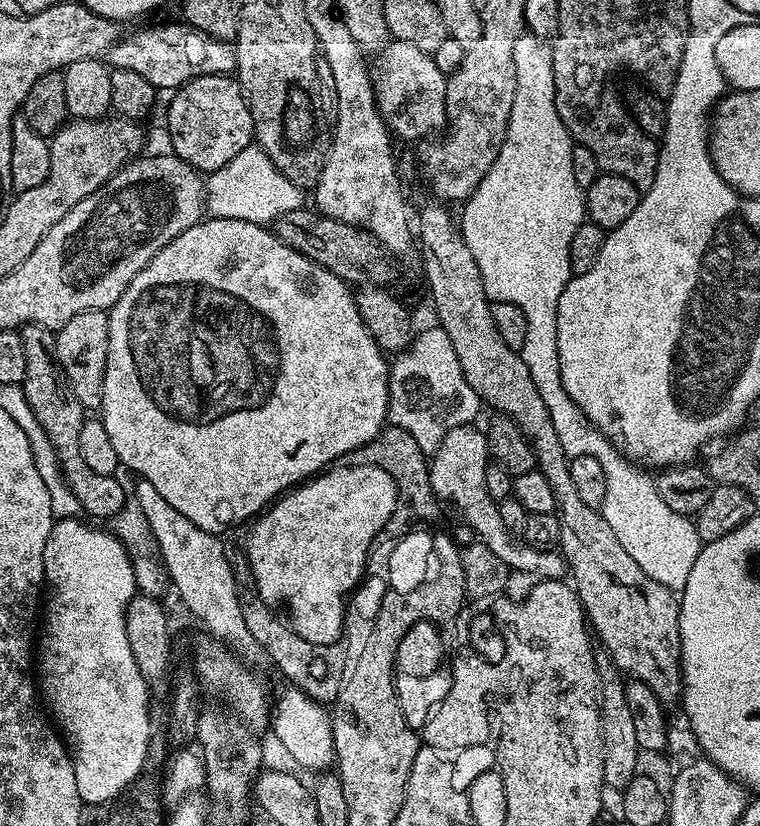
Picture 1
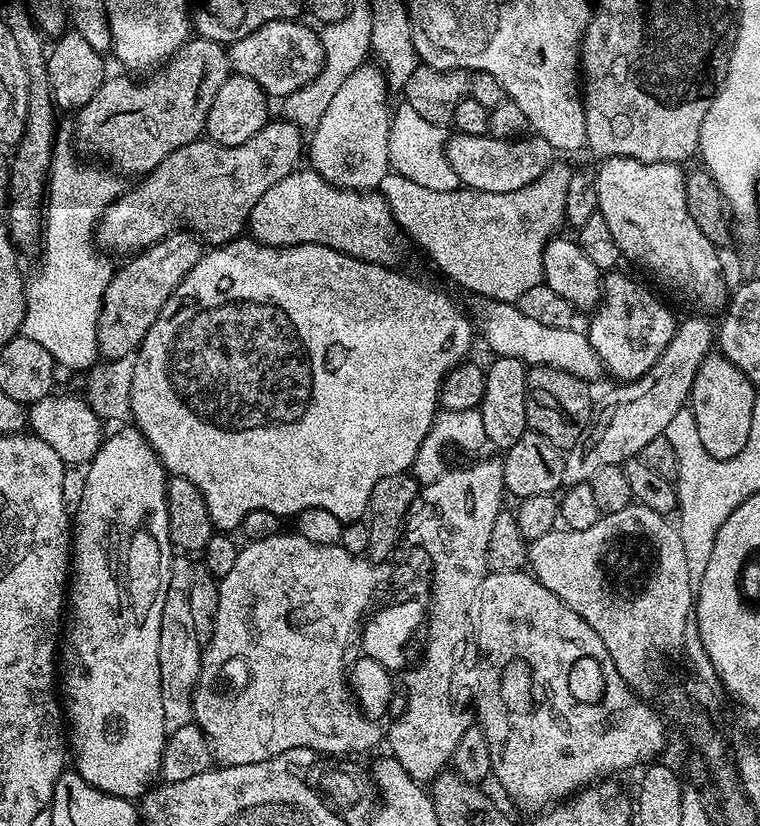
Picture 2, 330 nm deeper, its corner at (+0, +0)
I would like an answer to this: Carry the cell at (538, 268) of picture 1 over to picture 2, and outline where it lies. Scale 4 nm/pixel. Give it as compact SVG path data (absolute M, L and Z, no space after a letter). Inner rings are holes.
M553 162L530 186L526 186L522 190L514 190L506 194L494 194L493 192L479 192L473 188L459 186L452 190L430 190L429 187L418 186L409 178L404 178L402 174L390 170L382 178L378 189L379 195L383 196L387 202L388 208L392 211L392 216L395 217L396 223L401 233L406 234L421 248L424 252L429 252L432 255L432 260L450 276L456 283L461 284L464 288L469 288L472 292L477 292L477 297L486 300L506 300L515 302L518 298L522 298L522 294L526 294L526 290L530 290L530 286L538 286L544 279L544 247L549 240L557 235L556 232L560 227L565 227L564 211L566 210L566 186L570 186L570 178L572 177L573 169L567 168L566 165L560 162Z

